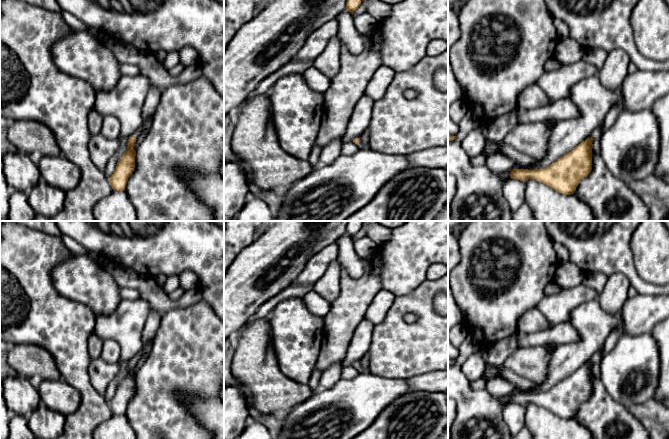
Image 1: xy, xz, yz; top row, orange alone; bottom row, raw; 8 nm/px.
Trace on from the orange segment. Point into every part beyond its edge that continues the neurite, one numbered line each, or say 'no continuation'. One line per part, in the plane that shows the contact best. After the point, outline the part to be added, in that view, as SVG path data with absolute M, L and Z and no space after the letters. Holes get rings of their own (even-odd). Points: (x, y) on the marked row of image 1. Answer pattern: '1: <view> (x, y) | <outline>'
1: xy (152, 100) | M151 85L142 108L142 126L133 135L136 139L144 133L144 124L147 121L152 121L160 101L160 95L160 89L156 85Z

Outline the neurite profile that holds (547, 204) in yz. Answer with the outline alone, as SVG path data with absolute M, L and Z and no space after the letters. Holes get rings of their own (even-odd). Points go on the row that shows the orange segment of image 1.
M528 179L525 181L525 203L533 213L534 221L594 221L592 209L575 195L565 195L550 186Z

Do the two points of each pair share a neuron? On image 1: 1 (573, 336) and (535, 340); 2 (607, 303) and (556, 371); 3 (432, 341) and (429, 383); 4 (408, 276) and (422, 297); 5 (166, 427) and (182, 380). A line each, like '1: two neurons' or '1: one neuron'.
1: one neuron
2: two neurons
3: two neurons
4: two neurons
5: one neuron

